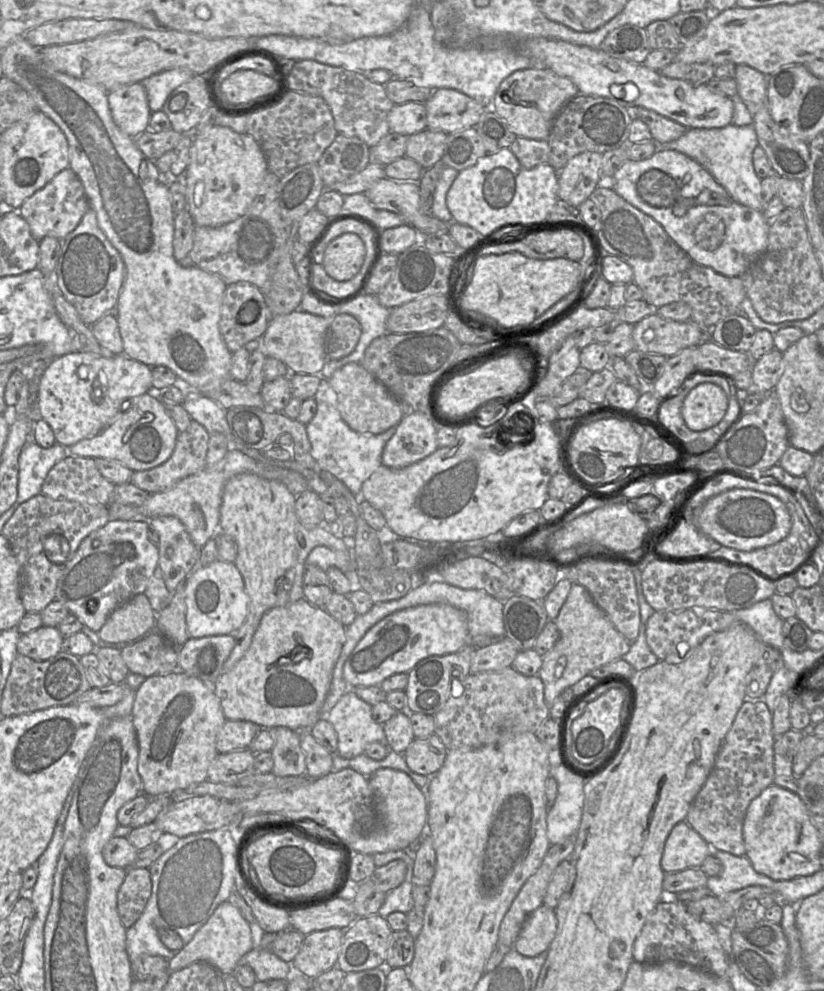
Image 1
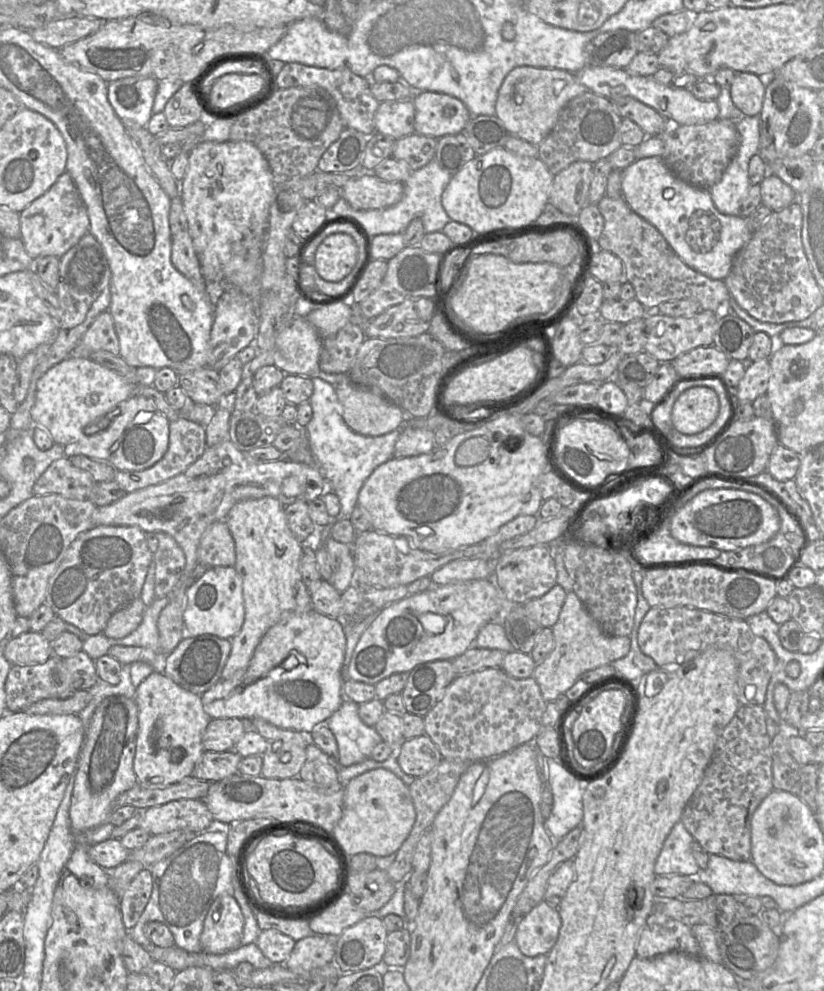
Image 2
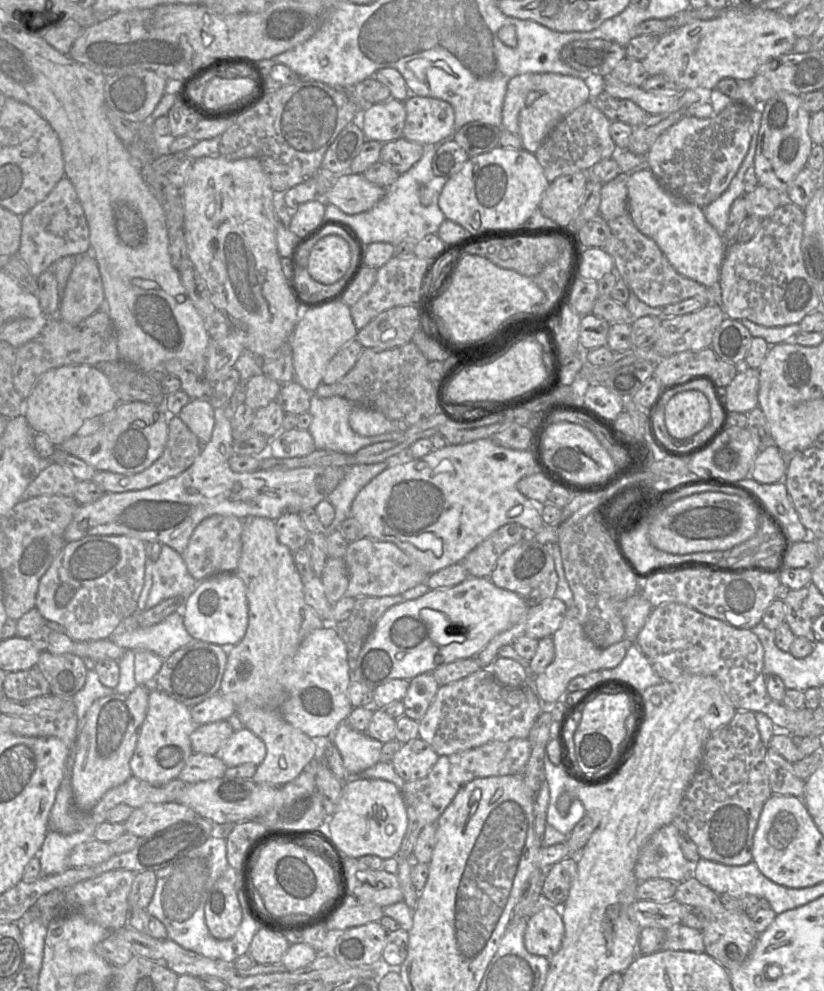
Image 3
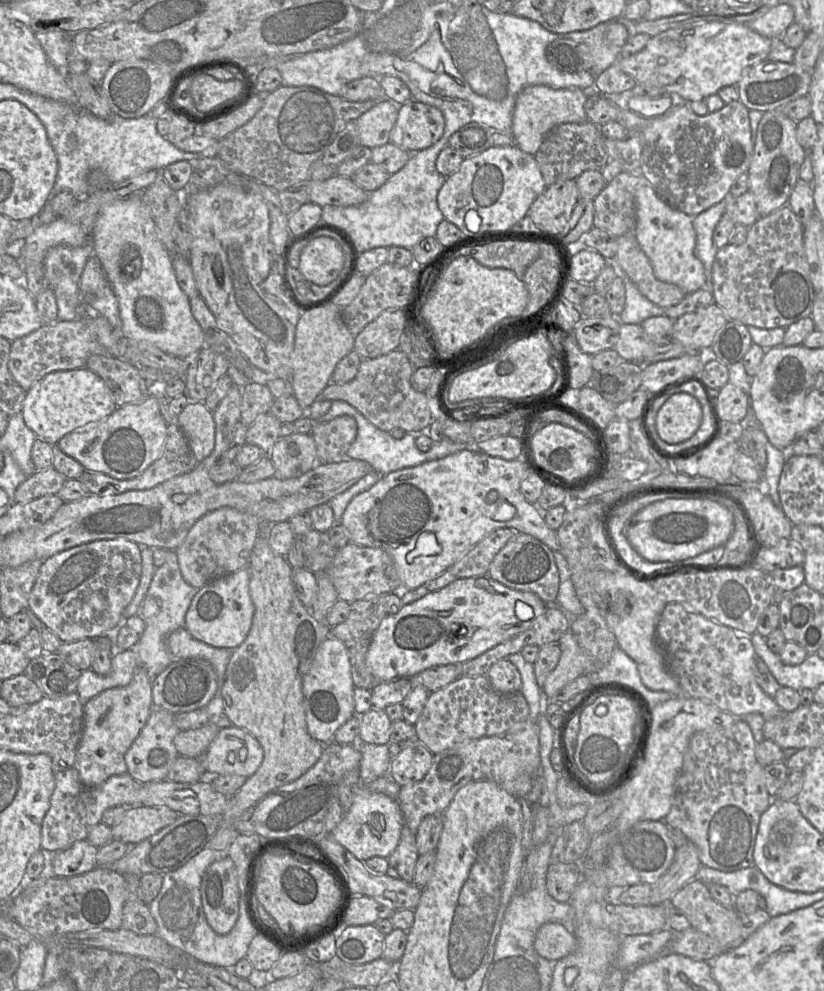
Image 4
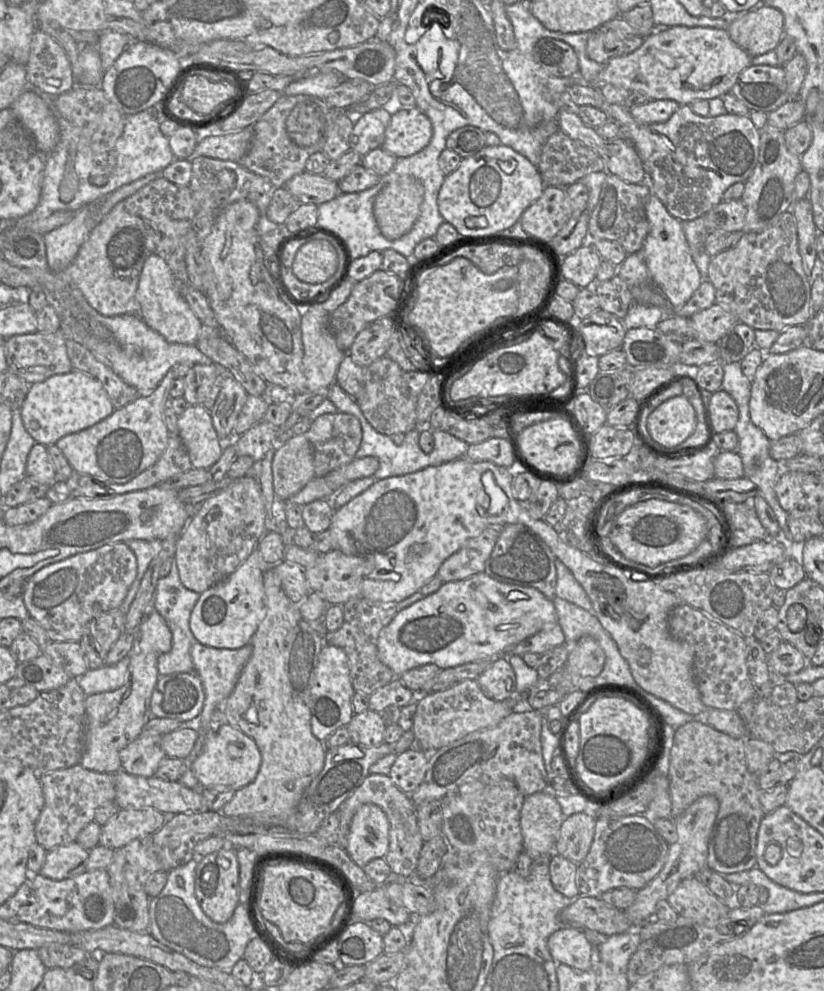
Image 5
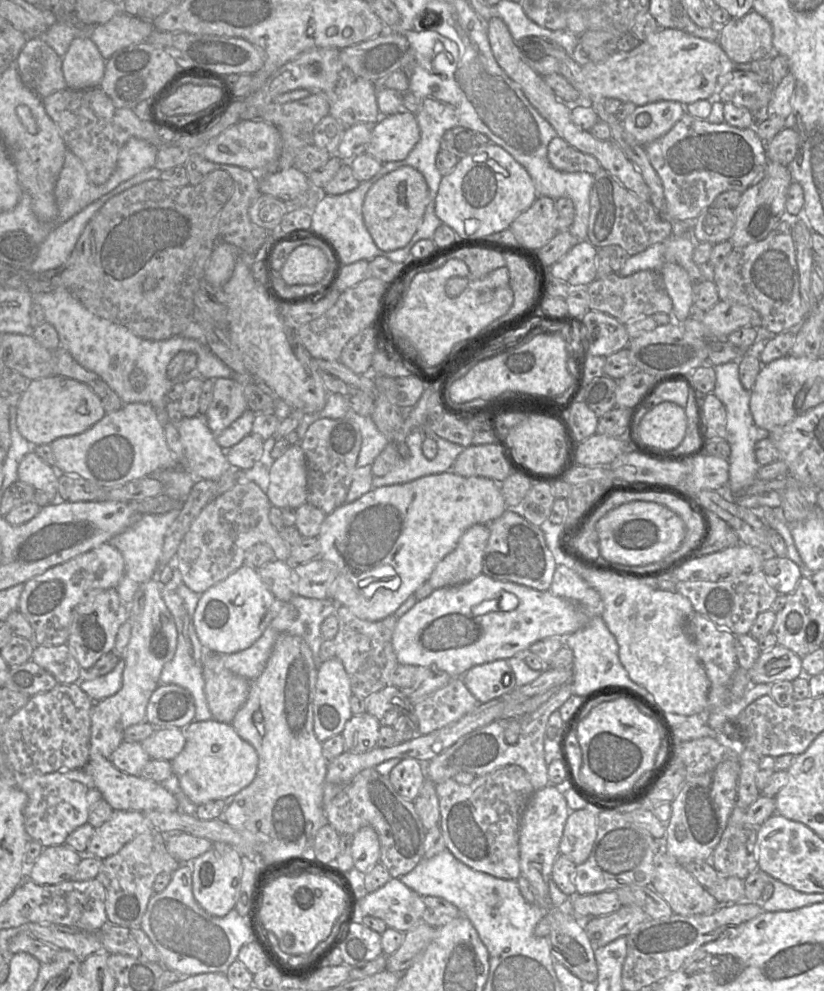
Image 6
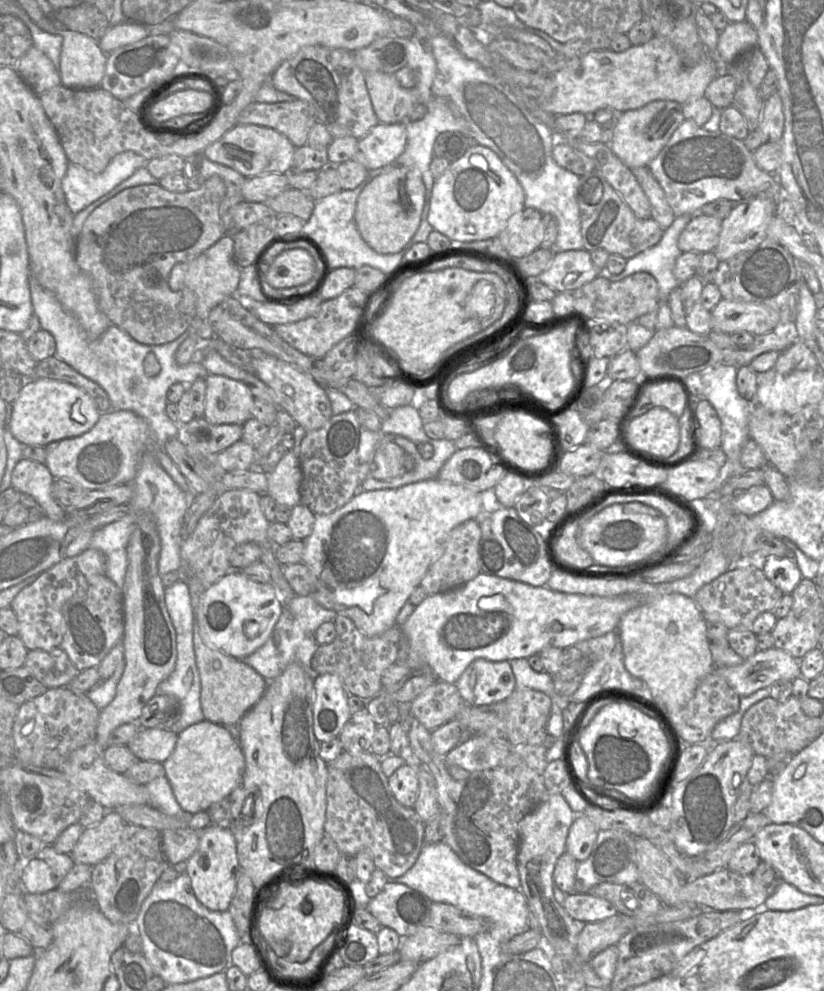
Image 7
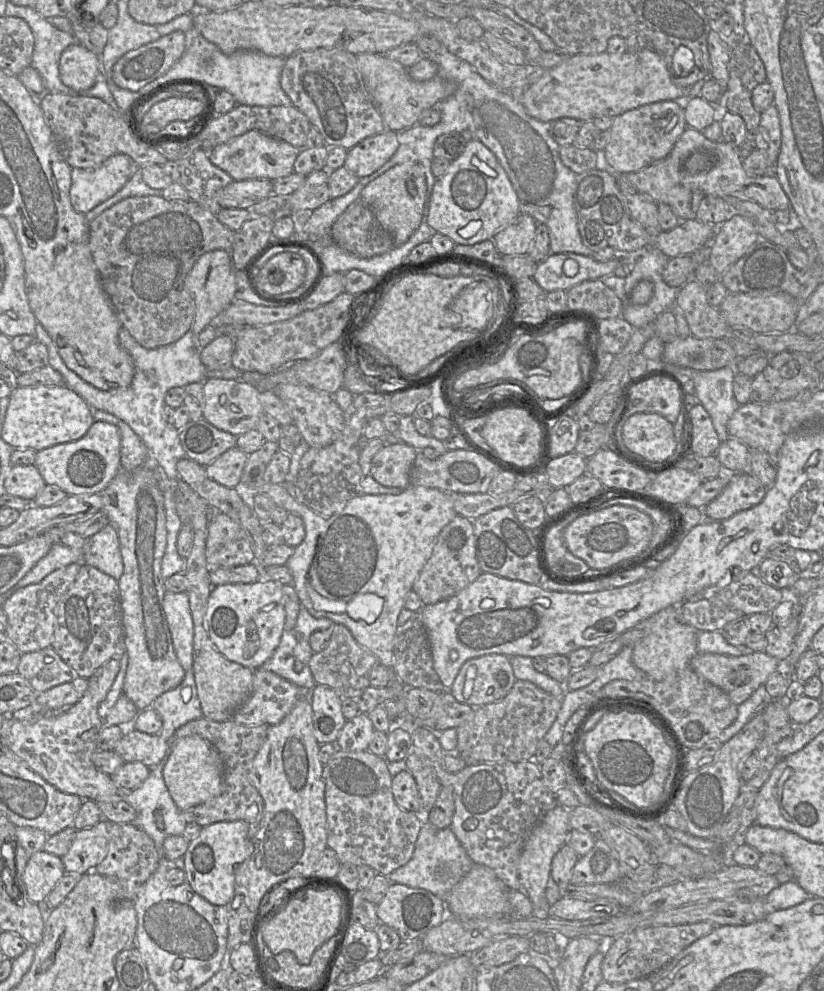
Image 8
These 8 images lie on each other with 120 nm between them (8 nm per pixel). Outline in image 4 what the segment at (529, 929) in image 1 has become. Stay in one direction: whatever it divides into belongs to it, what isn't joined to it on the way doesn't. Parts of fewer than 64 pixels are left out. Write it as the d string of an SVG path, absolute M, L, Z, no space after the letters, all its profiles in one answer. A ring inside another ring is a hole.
M548 922L538 929L534 948L541 957L555 962L575 951L577 939L563 924Z

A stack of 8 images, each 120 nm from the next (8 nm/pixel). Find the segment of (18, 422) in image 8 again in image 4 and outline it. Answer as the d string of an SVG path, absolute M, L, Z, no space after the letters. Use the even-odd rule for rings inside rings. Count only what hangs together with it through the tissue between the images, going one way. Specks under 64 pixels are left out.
M88 368L54 371L35 382L25 396L22 416L26 425L50 445L95 421L103 421L117 408L105 382Z

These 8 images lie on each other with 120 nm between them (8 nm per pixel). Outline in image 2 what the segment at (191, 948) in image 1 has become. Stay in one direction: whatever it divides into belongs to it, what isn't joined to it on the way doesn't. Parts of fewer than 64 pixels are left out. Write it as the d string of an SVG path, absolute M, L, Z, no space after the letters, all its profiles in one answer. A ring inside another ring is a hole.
M231 892L218 896L211 904L200 936L202 951L224 954L241 946L244 917Z

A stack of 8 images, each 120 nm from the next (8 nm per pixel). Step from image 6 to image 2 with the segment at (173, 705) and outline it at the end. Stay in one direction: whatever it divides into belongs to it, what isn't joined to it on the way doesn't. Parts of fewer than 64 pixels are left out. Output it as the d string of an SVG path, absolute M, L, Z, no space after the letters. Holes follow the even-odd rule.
M209 634L185 638L163 659L163 673L183 689L201 696L220 680L231 646L230 639Z

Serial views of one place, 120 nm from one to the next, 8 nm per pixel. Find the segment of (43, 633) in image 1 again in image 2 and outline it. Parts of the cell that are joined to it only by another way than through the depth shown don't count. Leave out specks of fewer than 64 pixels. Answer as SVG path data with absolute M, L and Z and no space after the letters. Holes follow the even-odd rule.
M28 631L4 642L4 656L11 665L43 664L52 655L51 643L41 632Z

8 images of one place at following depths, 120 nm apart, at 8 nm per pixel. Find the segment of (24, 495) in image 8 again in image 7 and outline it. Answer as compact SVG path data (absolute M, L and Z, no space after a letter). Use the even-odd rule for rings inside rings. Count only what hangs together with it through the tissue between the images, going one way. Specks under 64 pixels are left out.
M30 459L19 460L11 474L13 488L32 496L39 503L44 516L61 521L67 514L52 494L54 480L45 464Z

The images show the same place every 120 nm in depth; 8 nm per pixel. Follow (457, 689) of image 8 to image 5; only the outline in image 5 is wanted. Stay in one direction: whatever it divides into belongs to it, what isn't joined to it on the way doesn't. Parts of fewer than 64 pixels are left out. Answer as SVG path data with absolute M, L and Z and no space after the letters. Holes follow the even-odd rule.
M498 657L476 679L484 695L495 701L503 701L515 694L516 675L503 657Z

